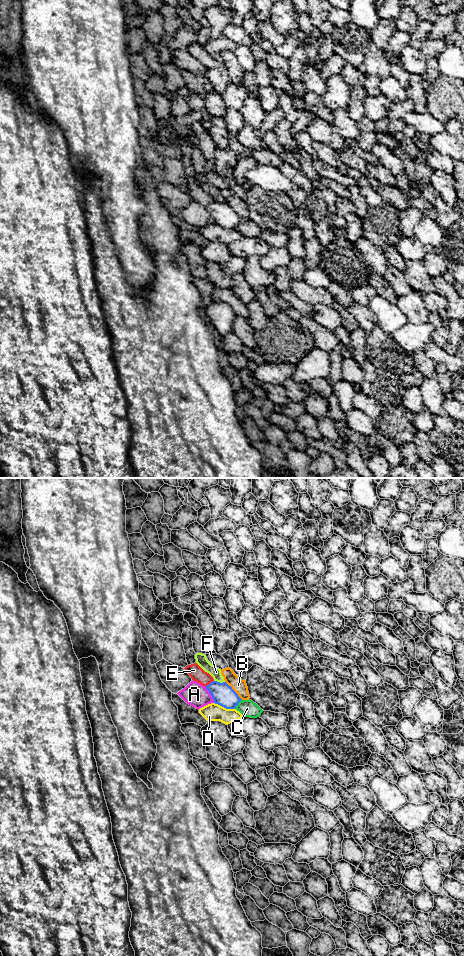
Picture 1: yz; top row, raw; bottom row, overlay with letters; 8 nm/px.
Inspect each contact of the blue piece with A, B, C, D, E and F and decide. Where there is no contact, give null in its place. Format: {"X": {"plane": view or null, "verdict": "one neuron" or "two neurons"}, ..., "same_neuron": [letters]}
{"A": {"plane": "yz", "verdict": "two neurons"}, "B": {"plane": "yz", "verdict": "two neurons"}, "C": {"plane": "yz", "verdict": "two neurons"}, "D": {"plane": "yz", "verdict": "two neurons"}, "E": {"plane": "yz", "verdict": "two neurons"}, "F": {"plane": "yz", "verdict": "two neurons"}, "same_neuron": []}

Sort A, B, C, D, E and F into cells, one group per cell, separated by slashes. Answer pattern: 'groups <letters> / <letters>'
groups A / B / C / D / E / F

